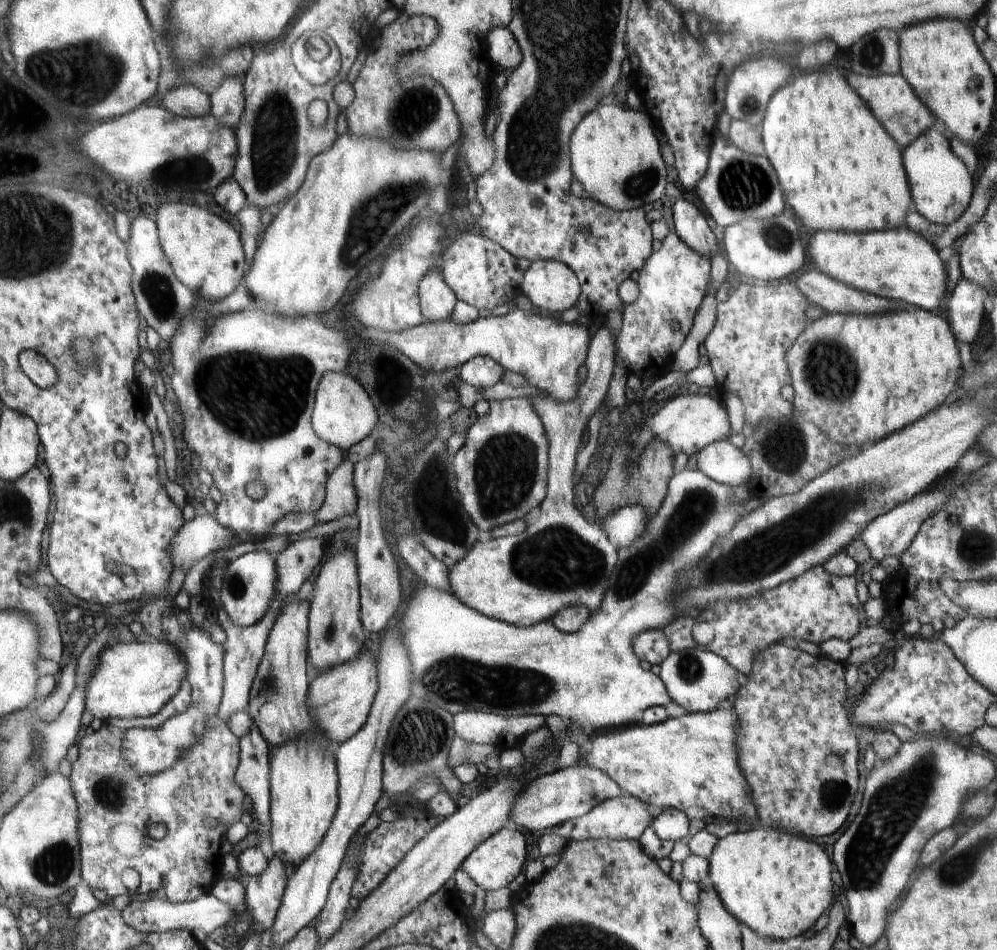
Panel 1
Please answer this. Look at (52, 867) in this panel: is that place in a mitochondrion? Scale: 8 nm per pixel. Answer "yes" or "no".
yes

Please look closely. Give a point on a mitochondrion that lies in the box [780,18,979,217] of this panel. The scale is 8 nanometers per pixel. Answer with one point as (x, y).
(874, 54)

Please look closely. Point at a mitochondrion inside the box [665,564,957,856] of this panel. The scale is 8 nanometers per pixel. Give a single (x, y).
(835, 794)

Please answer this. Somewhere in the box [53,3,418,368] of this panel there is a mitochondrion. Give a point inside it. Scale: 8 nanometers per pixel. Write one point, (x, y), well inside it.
(274, 135)

